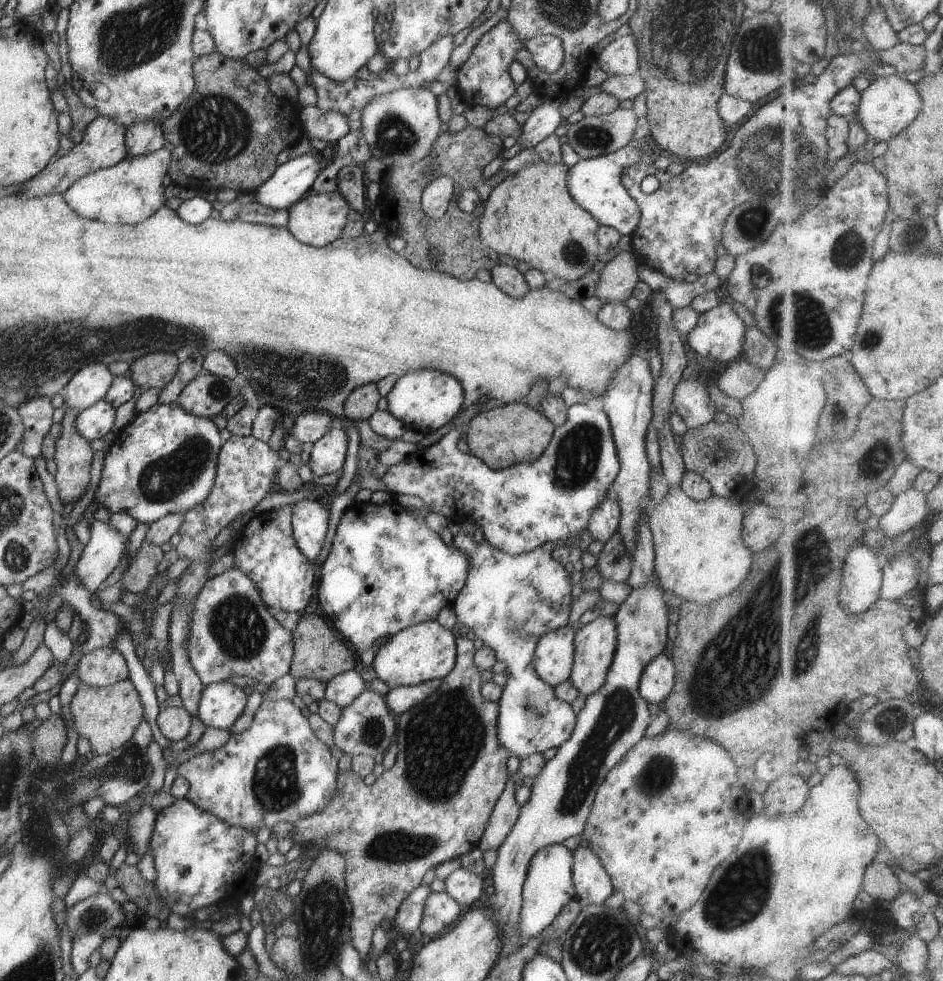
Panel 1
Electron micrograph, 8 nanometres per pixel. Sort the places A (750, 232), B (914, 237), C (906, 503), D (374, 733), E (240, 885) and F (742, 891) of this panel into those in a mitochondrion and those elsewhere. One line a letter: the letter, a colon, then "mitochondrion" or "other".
A: mitochondrion
B: mitochondrion
C: other
D: mitochondrion
E: other
F: mitochondrion

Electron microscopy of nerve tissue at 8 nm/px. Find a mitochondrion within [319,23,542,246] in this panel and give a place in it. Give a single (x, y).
(393, 136)

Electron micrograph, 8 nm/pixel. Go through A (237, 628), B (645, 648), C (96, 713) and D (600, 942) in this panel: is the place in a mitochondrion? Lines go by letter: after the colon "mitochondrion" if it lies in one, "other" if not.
A: mitochondrion
B: other
C: other
D: mitochondrion

